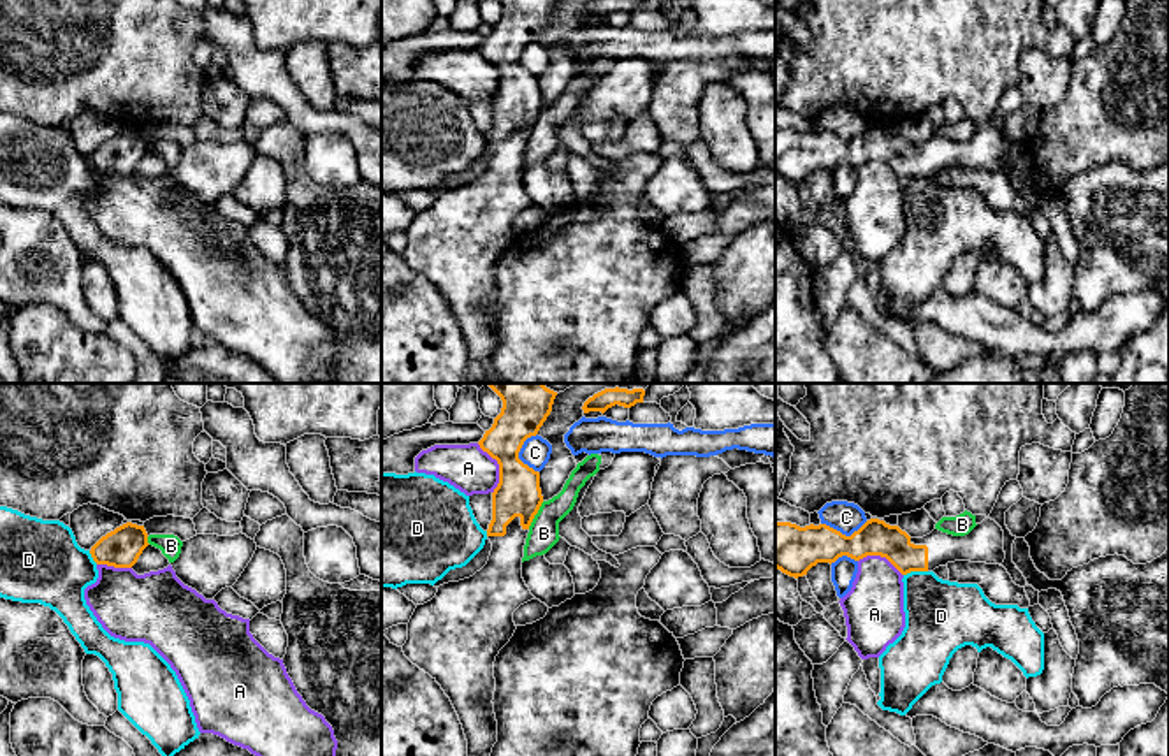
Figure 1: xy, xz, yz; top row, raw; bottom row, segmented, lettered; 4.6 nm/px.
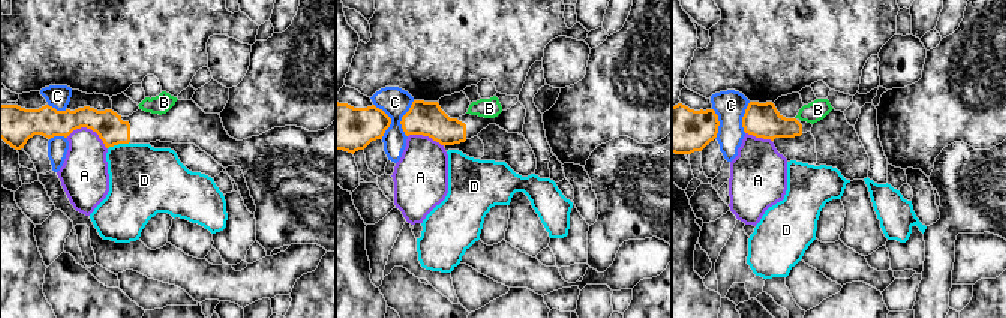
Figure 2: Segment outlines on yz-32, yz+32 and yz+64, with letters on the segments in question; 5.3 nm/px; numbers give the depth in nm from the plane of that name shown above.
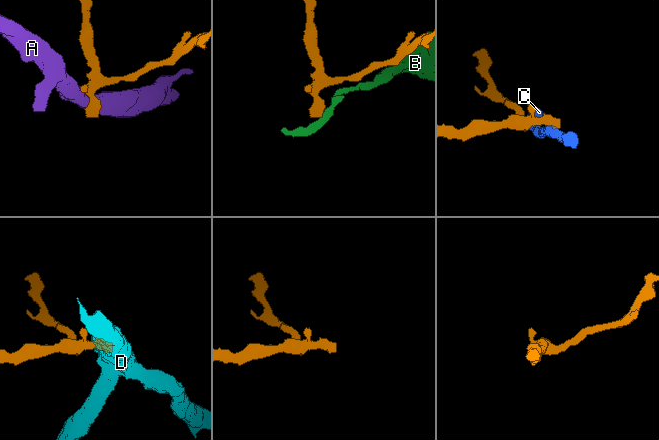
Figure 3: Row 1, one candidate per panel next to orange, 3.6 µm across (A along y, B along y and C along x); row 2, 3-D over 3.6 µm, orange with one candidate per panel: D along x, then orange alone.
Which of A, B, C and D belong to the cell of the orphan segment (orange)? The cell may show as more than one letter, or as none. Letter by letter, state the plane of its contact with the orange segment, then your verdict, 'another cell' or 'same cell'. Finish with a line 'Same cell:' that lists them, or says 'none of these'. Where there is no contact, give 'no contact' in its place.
A: xz | another cell
B: xz | another cell
C: xz | another cell
D: yz | another cell
Same cell: none of these

